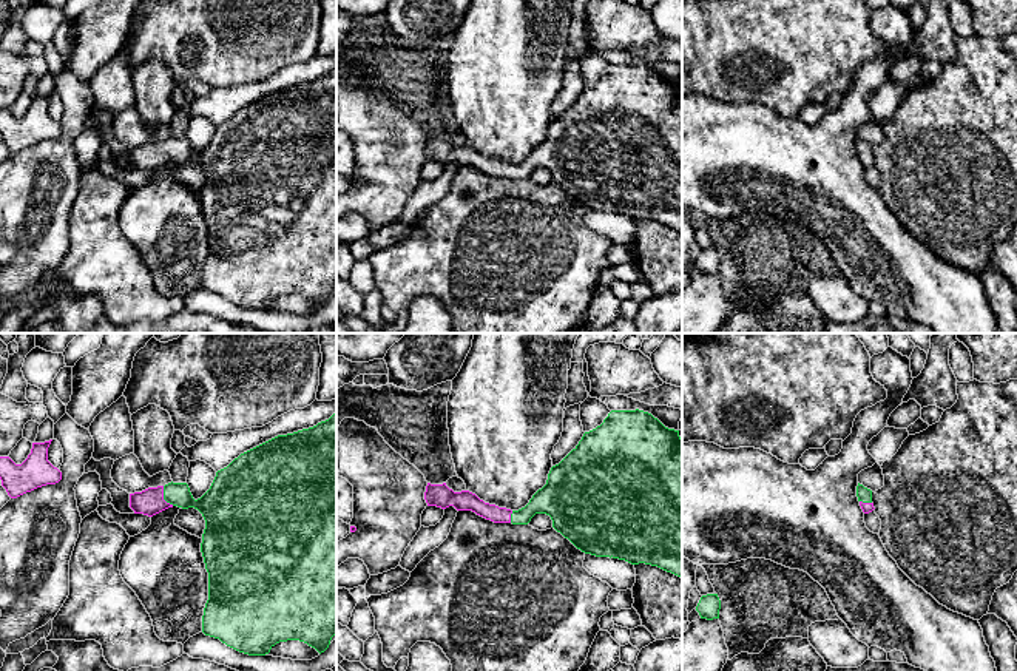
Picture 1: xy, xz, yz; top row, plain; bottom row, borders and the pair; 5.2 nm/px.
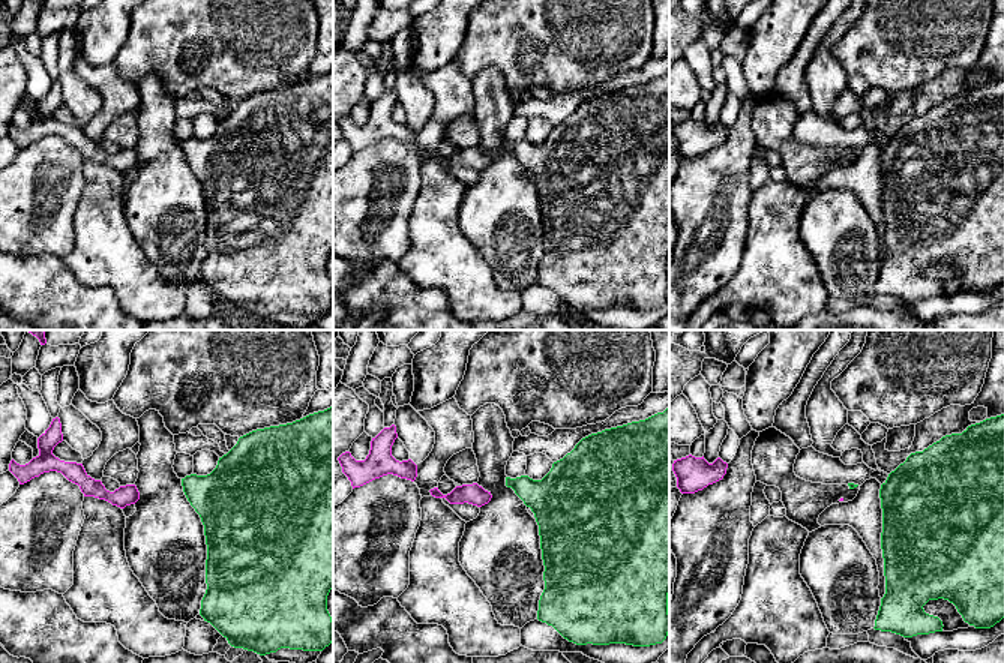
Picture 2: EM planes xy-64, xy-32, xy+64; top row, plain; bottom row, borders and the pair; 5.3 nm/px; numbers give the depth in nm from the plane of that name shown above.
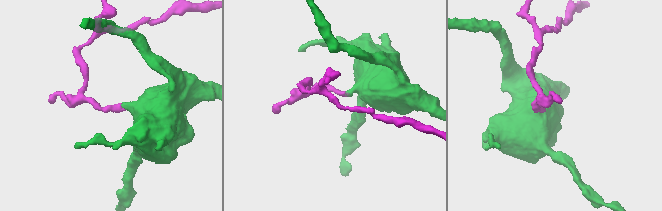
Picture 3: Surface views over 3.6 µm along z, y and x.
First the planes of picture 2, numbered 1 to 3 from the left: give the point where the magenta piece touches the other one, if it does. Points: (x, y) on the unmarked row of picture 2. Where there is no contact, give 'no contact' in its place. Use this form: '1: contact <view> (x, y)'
1: no contact
2: no contact
3: no contact

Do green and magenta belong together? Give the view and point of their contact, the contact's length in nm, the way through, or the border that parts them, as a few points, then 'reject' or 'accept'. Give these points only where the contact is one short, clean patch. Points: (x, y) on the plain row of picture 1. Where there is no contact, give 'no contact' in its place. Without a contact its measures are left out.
meets green in xy at (164, 151); contact 120 nm long; runs through xy (210, 159), (164, 151), (150, 156); accept

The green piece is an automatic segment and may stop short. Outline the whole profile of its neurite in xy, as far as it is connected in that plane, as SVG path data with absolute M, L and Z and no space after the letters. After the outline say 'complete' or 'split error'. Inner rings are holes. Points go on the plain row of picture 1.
M336 66L313 82L278 89L241 108L227 122L216 126L210 143L198 154L193 153L187 137L173 136L165 140L130 148L130 162L134 168L153 171L173 160L182 164L194 162L205 174L201 197L201 207L208 227L208 255L202 270L202 287L205 290L219 293L227 301L248 310L265 310L276 298L287 295L304 296L319 309L329 302L332 292L336 288Z; split error

